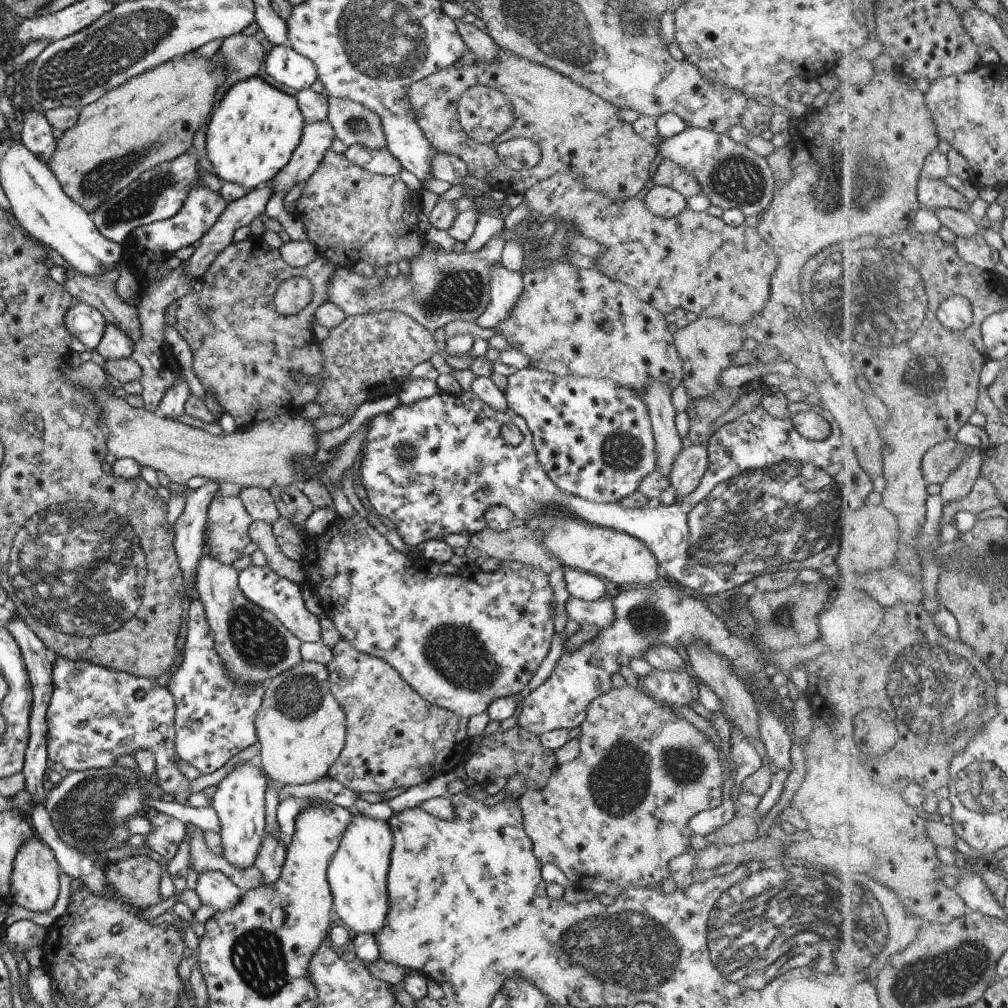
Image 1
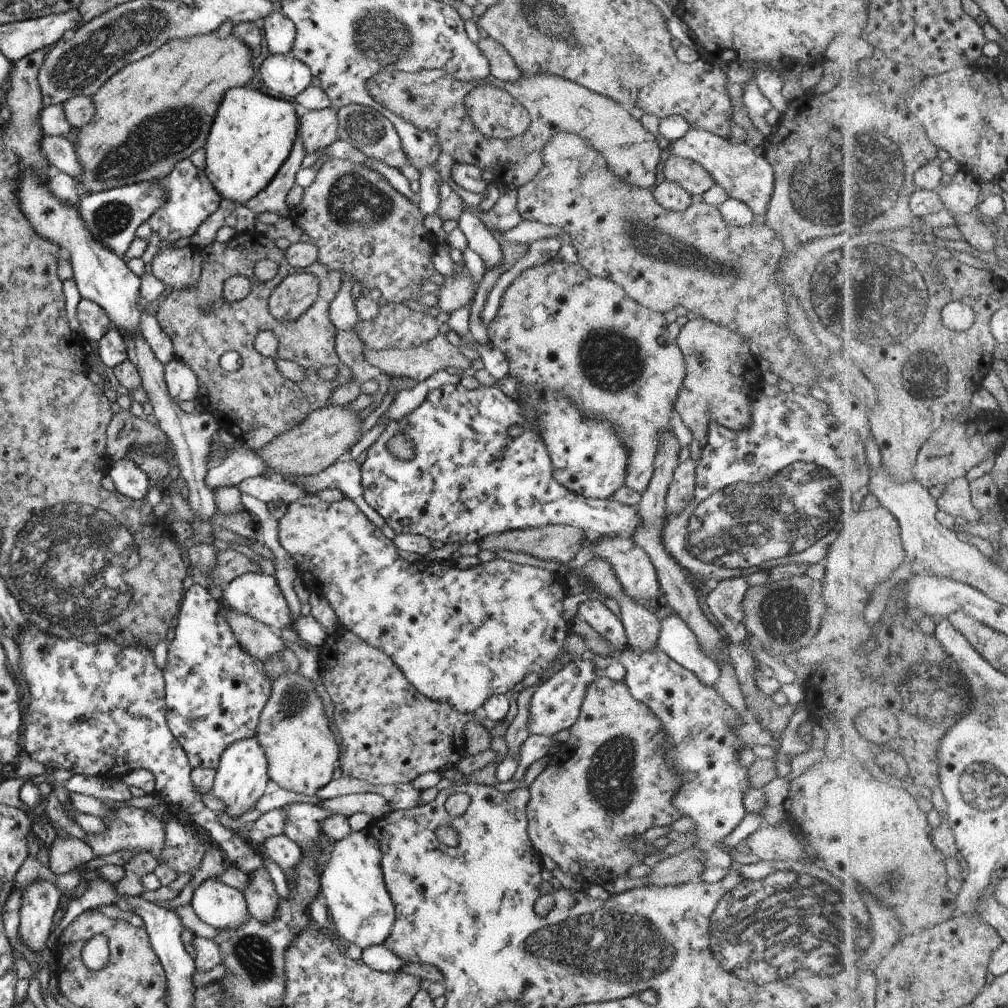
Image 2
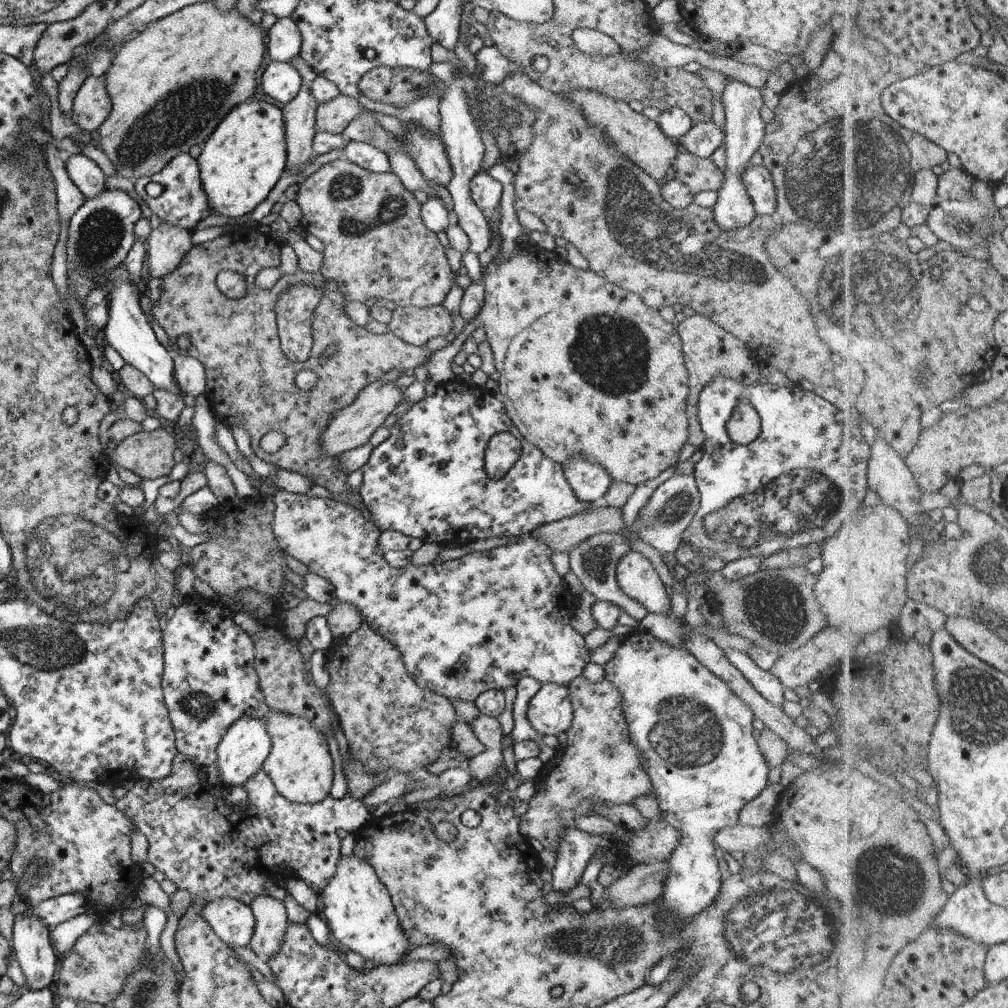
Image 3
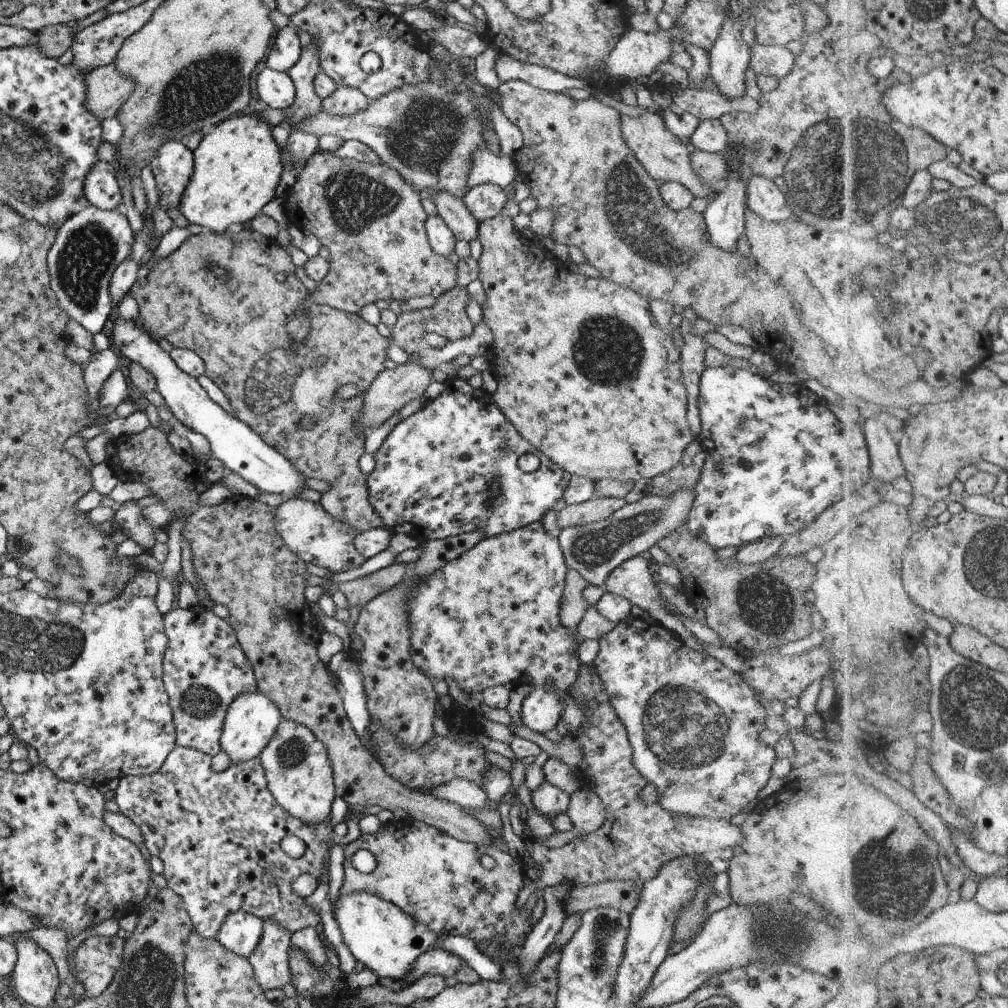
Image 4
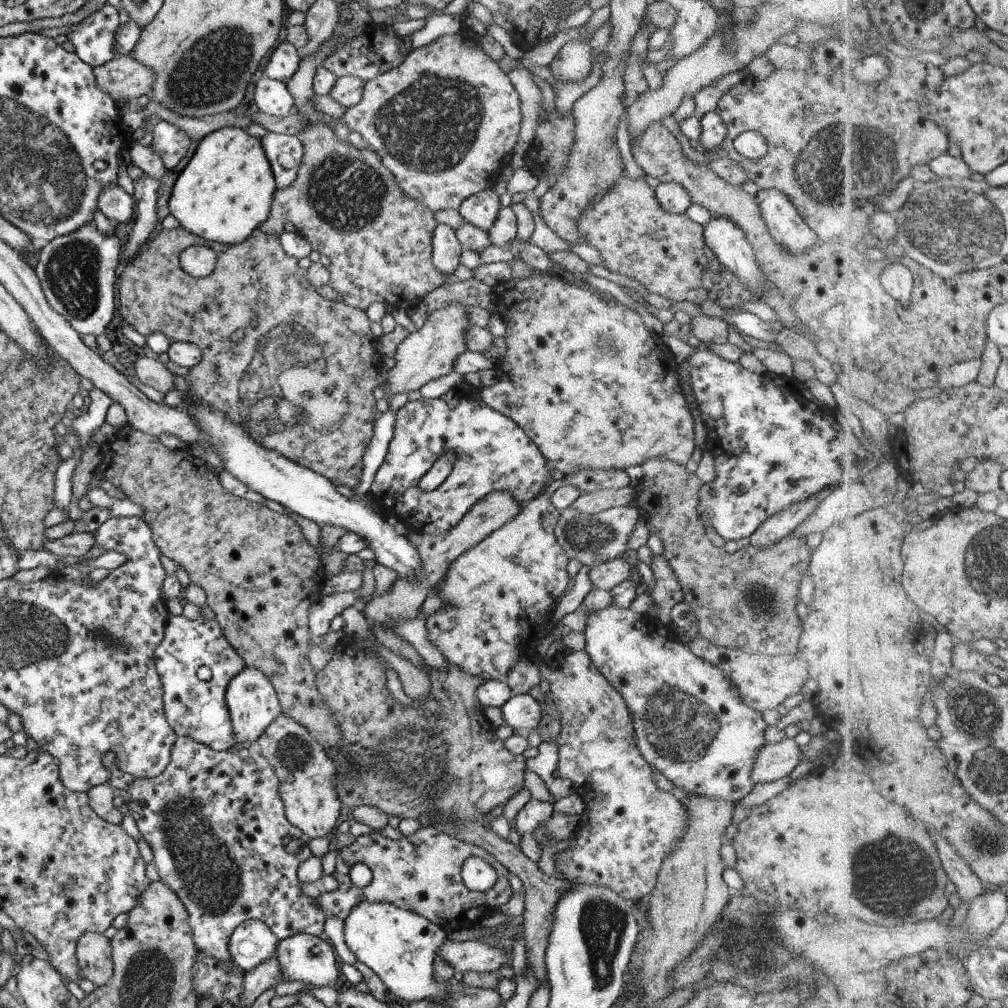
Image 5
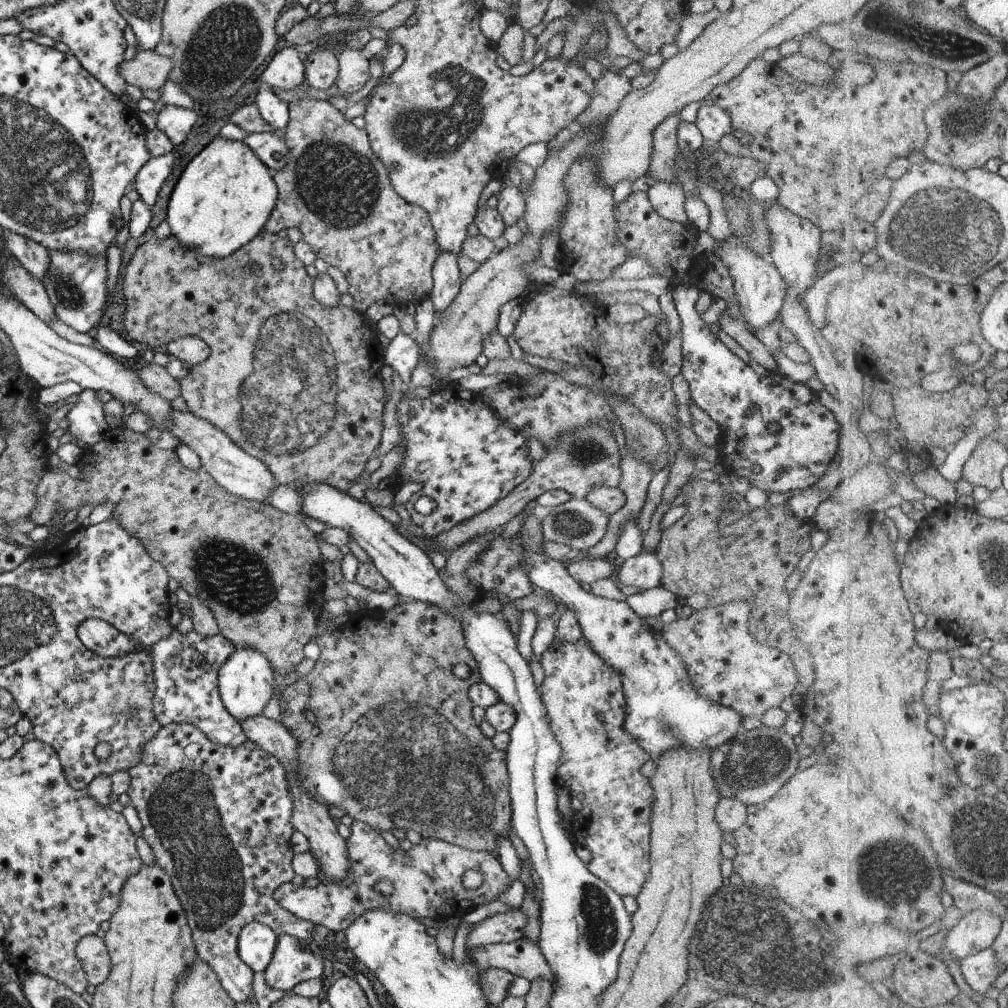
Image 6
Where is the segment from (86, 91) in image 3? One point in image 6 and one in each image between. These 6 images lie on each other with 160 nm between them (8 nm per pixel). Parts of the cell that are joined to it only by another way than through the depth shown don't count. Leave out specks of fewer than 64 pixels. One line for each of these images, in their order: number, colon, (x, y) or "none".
4: (106, 90)
5: (123, 78)
6: (146, 70)

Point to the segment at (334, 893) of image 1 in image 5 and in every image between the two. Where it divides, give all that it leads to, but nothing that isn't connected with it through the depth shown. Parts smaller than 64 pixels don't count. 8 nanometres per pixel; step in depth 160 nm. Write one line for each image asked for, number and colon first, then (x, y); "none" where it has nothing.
2: (357, 901)
3: (358, 911)
4: (382, 938)
5: (398, 945)

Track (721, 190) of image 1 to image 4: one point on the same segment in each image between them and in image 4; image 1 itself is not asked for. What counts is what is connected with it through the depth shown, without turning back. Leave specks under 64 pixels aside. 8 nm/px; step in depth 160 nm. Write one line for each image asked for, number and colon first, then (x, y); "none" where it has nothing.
2: (736, 169)
3: (702, 139)
4: (763, 198)

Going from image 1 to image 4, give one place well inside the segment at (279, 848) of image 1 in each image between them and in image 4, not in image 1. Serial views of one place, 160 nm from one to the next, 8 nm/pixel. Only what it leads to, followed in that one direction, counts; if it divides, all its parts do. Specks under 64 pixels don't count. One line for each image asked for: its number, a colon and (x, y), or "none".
2: (261, 900)
3: (269, 914)
4: (269, 960)

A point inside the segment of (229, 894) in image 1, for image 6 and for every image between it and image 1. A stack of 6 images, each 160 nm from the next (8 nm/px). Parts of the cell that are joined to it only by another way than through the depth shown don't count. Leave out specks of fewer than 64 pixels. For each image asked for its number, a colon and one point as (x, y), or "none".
2: (216, 904)
3: (232, 922)
4: (239, 932)
5: (250, 943)
6: (255, 943)

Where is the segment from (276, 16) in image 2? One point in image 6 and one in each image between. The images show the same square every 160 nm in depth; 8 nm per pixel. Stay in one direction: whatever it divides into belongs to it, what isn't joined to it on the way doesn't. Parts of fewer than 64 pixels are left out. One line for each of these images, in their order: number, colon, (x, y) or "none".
3: (283, 39)
4: (285, 51)
5: (284, 60)
6: (285, 70)

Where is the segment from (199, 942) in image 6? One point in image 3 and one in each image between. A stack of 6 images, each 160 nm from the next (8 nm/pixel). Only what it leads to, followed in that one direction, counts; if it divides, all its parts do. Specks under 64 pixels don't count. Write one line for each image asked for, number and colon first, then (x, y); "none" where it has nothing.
3: (210, 849)
4: (217, 835)
5: (214, 821)

